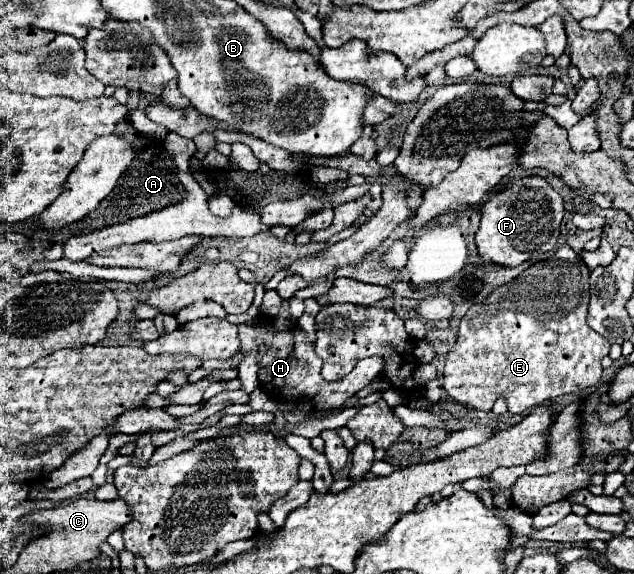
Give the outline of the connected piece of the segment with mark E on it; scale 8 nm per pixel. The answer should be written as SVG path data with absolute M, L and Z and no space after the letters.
M568 245L558 247L552 257L534 263L522 271L516 279L500 289L494 289L488 299L478 301L468 309L460 319L458 339L452 351L446 357L444 367L444 389L458 403L480 409L484 413L492 411L492 405L498 395L506 397L510 413L522 413L534 405L540 405L548 399L580 393L596 385L602 377L602 357L608 355L610 343L600 337L586 323L588 311L588 275L590 269Z

